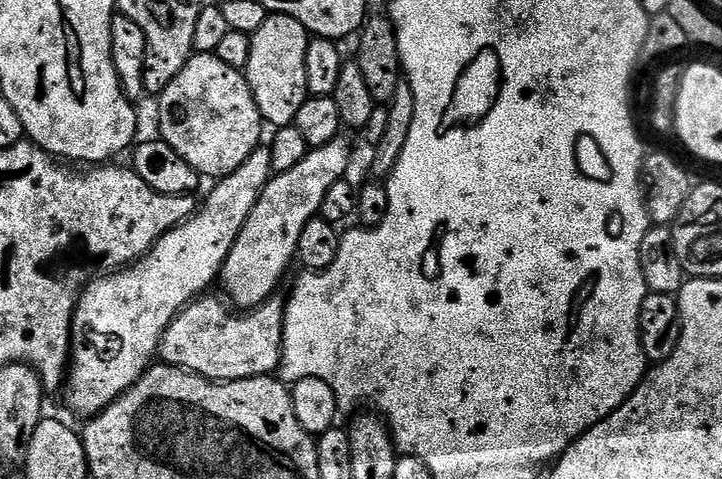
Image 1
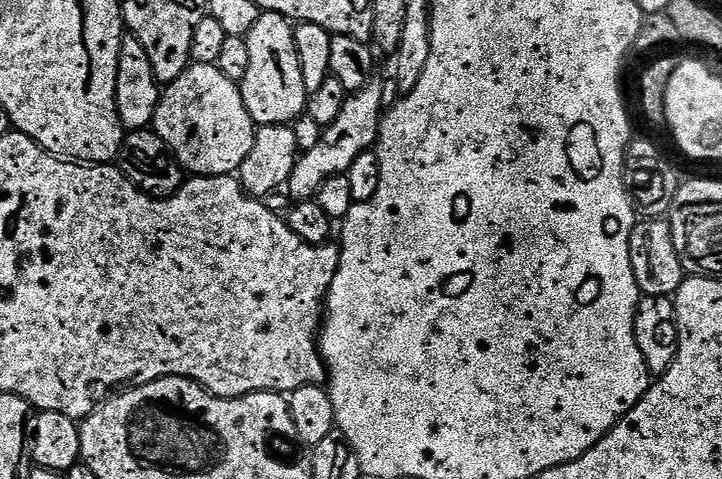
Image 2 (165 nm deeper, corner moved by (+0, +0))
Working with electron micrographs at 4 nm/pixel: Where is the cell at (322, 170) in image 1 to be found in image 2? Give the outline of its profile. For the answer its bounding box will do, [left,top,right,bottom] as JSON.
[286,82,386,202]

